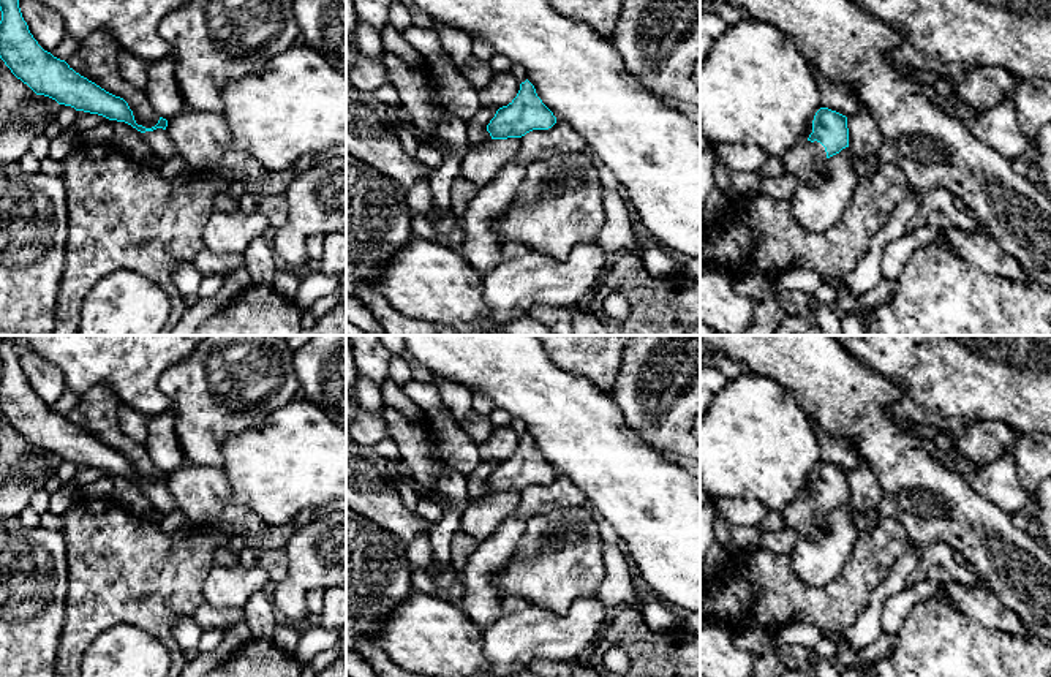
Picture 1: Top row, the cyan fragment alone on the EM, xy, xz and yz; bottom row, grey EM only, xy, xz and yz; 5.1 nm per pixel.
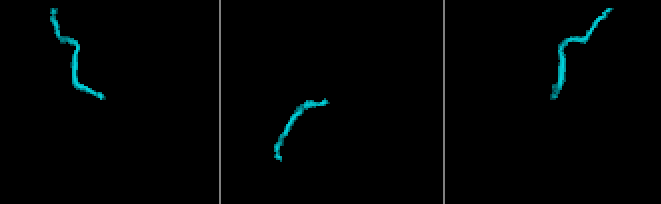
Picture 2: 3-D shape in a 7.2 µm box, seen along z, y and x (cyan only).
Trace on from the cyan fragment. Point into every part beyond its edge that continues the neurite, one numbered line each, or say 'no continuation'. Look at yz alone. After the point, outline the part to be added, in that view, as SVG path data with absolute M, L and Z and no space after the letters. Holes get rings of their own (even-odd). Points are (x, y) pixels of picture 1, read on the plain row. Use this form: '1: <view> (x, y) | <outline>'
1: yz (805, 516) | M804 495L782 511L782 519L784 524L793 528L800 536L812 536L820 531L822 519L827 514L825 501L820 497Z

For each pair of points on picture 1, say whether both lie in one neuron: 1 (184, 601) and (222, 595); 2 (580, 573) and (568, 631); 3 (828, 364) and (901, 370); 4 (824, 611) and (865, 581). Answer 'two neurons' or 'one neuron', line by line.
1: two neurons
2: two neurons
3: two neurons
4: one neuron

